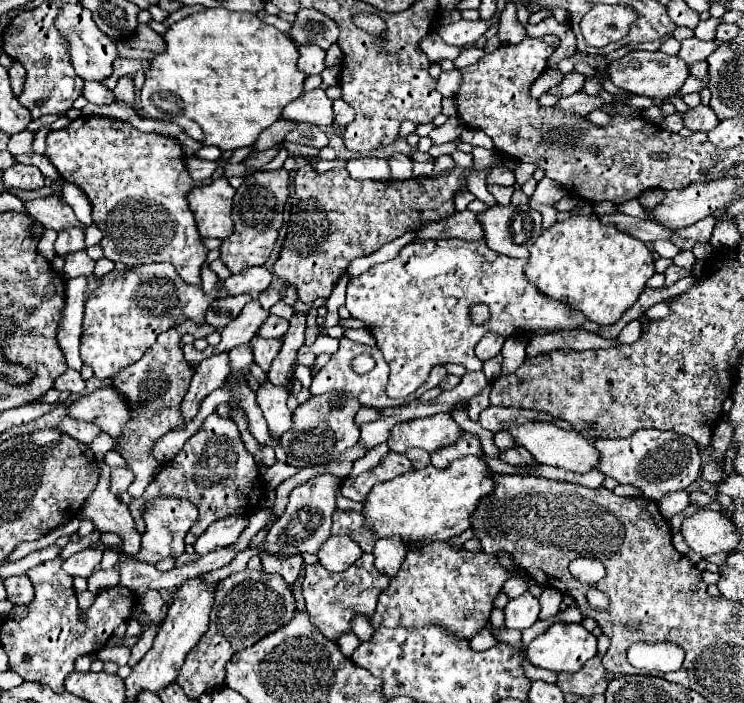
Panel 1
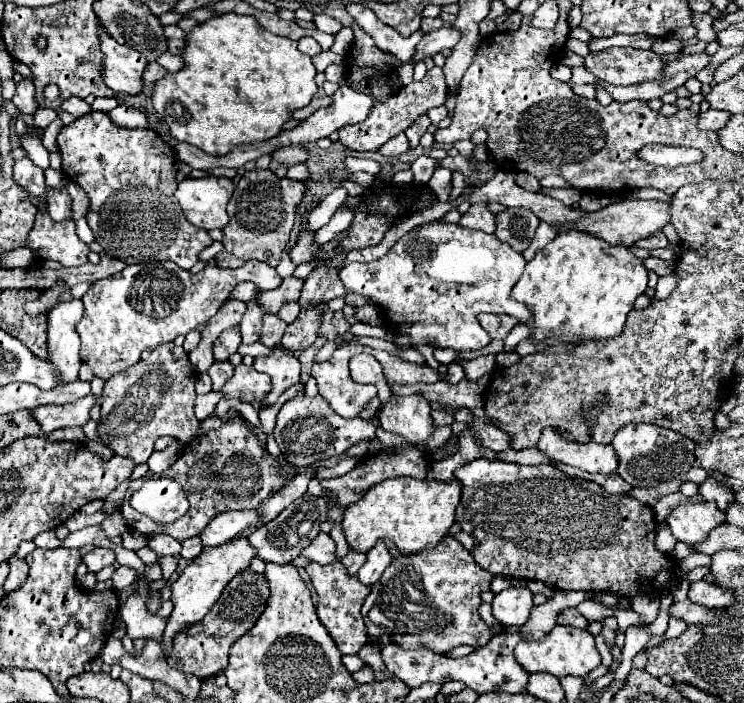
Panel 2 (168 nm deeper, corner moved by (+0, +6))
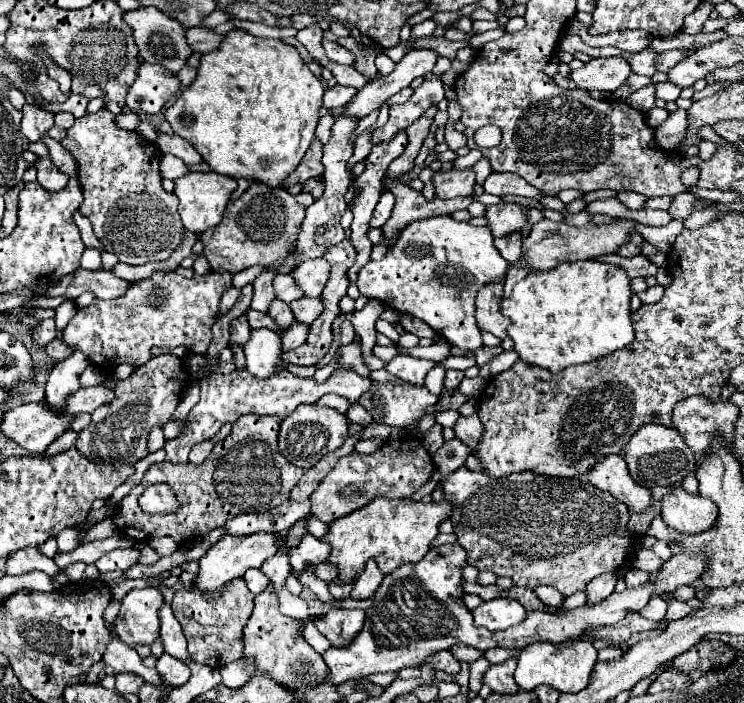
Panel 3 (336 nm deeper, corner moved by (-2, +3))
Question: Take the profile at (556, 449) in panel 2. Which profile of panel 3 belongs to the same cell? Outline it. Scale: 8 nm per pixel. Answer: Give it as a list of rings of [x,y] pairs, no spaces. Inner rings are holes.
[[[619,454],[605,456],[587,472],[587,476],[593,486],[611,492],[617,500],[627,504],[629,510],[633,512],[641,512],[651,504],[651,492],[635,484],[635,480],[631,480],[627,472],[627,464]]]

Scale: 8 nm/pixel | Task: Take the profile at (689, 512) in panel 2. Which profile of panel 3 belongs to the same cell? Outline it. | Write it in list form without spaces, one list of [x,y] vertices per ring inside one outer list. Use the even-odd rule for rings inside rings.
[[[675,484],[673,490],[663,496],[661,518],[669,528],[677,530],[679,534],[699,534],[715,526],[717,506],[711,500],[703,496],[693,496],[685,492],[679,484]]]

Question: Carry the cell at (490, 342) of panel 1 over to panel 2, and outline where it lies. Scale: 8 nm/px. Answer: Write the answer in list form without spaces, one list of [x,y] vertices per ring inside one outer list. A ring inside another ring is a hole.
[[[479,315],[481,327],[491,335],[491,339],[505,339],[509,331],[517,325],[515,317],[509,315]]]

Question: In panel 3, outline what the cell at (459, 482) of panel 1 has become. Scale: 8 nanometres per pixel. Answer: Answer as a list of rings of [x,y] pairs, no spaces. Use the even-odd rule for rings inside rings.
[[[373,498],[365,508],[359,508],[329,526],[329,534],[323,538],[331,544],[329,562],[339,568],[339,578],[349,582],[363,572],[365,562],[375,558],[383,574],[391,574],[401,564],[419,562],[431,550],[433,538],[439,534],[439,524],[447,520],[453,506],[443,502],[415,502],[411,498]]]

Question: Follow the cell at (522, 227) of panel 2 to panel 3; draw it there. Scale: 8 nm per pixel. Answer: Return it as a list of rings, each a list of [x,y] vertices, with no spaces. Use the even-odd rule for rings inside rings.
[[[511,232],[503,238],[495,238],[495,246],[497,250],[501,252],[501,256],[507,260],[507,262],[517,262],[523,254],[521,246],[523,246],[523,234],[521,232]]]

